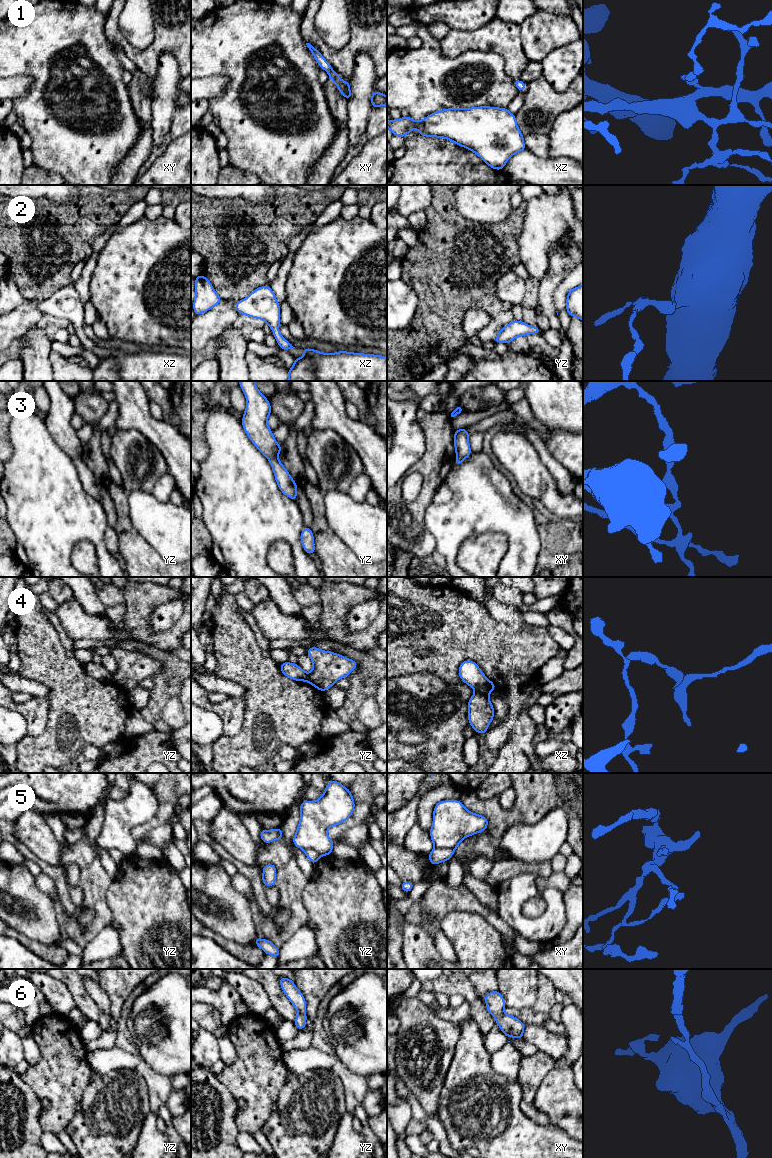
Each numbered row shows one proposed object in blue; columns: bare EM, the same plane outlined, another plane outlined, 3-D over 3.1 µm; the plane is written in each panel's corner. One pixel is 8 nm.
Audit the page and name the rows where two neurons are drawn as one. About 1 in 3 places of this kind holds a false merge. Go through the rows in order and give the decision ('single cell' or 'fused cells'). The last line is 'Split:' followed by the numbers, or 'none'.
1: single cell
2: single cell
3: single cell
4: fused cells
5: fused cells
6: single cell
Split: 4, 5

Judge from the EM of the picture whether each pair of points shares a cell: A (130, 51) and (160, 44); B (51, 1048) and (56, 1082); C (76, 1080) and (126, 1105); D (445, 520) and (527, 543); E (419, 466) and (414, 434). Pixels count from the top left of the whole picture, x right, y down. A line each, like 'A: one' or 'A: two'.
A: one
B: one
C: two
D: one
E: two

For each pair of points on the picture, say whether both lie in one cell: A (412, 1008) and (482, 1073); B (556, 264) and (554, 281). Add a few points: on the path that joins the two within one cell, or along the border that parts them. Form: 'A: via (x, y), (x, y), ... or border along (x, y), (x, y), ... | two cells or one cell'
A: border along (460, 1025), (460, 1037), (447, 1070) | two cells
B: via (556, 268), (554, 277) | one cell

